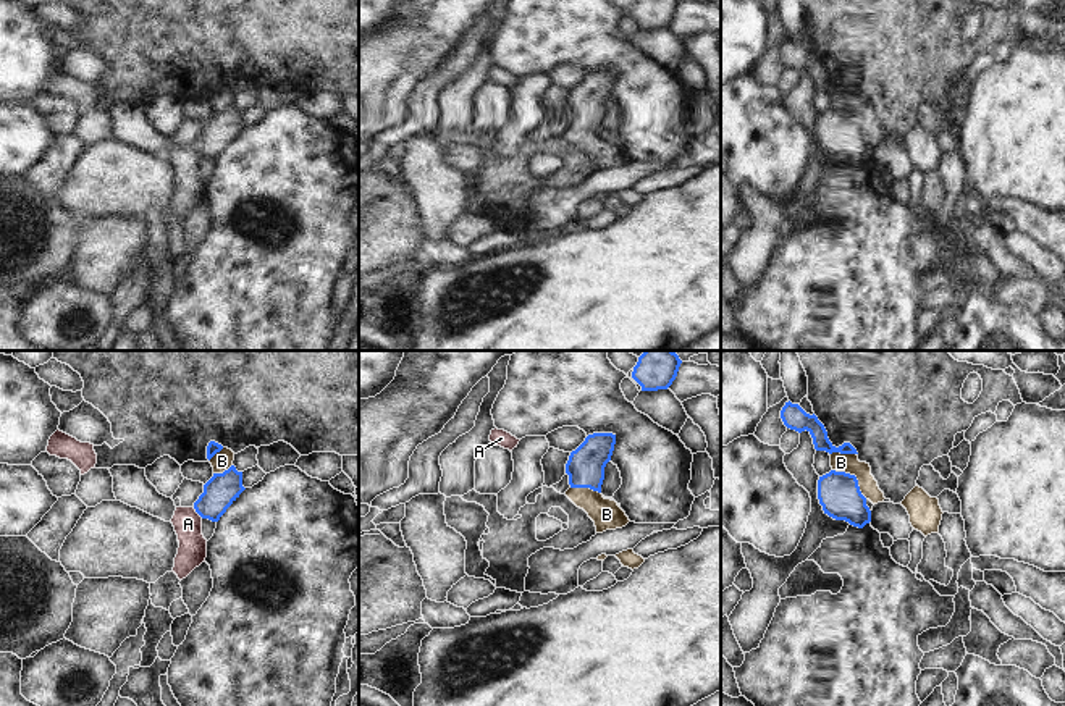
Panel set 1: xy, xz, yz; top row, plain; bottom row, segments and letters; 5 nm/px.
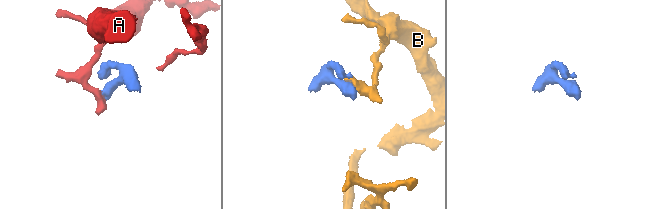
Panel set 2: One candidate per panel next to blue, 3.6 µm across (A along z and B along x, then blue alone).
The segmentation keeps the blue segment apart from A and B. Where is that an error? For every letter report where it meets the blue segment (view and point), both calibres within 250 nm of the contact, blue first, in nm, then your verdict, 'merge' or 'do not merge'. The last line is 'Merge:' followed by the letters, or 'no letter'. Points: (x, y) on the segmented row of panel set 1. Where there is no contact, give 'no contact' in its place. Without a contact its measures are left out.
A: xy (197, 512) | 160/140 nm | do not merge
B: yz (855, 477) | 200/100 nm | do not merge
Merge: no letter

